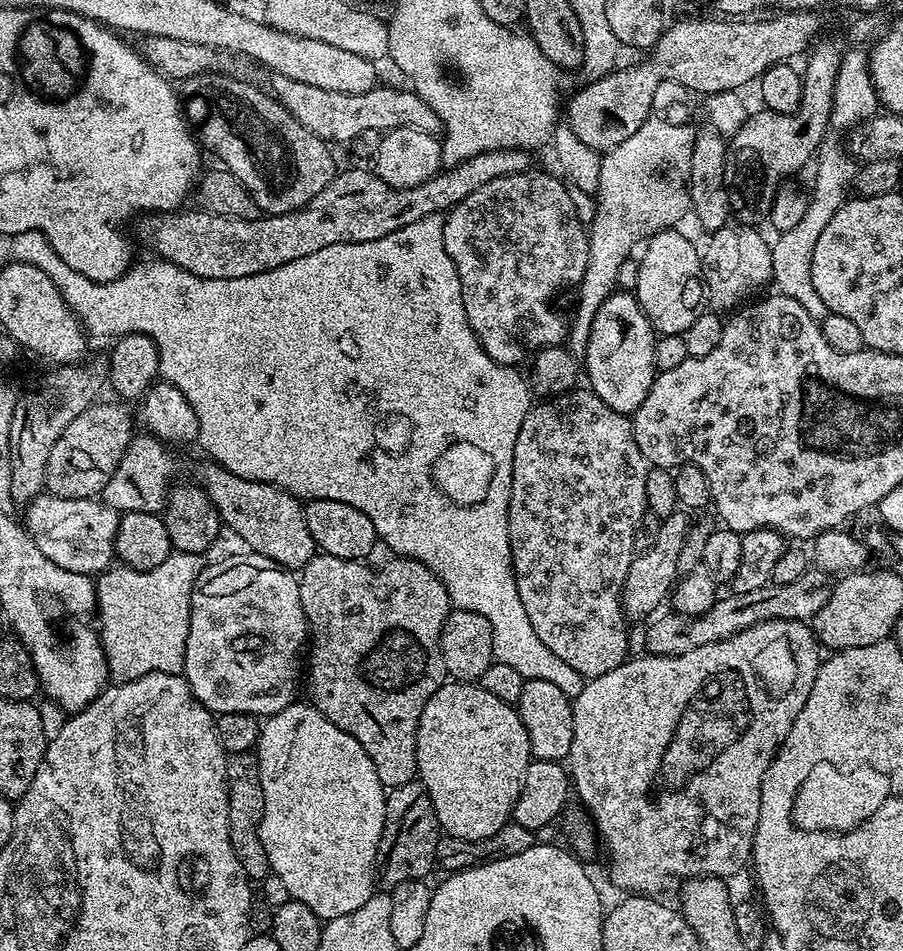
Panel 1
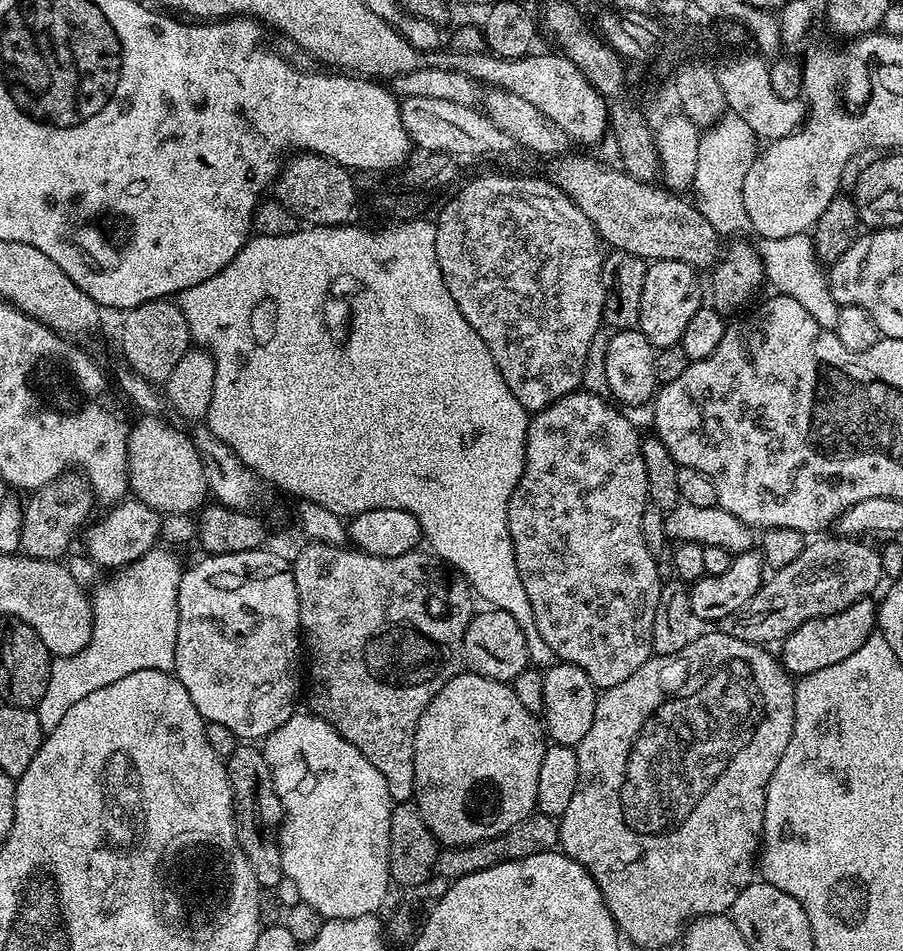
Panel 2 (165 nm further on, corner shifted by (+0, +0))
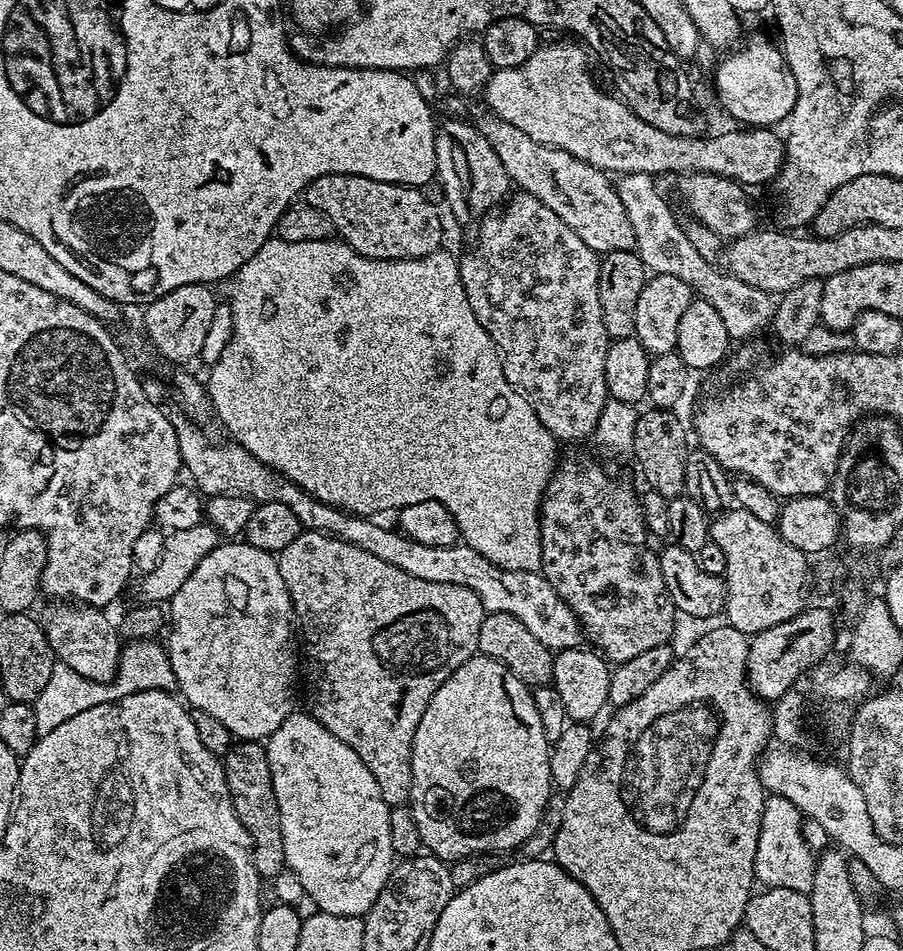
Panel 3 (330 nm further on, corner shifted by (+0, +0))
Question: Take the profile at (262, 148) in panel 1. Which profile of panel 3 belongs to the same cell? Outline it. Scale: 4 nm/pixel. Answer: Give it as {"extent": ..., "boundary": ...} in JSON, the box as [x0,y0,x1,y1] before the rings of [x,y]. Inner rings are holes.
{"extent":[302,174,444,260],"boundary":[[[326,174],[322,178],[314,178],[308,183],[307,188],[302,193],[303,203],[314,206],[314,210],[322,210],[326,218],[330,218],[335,235],[343,240],[358,253],[359,256],[365,256],[371,260],[409,260],[410,258],[422,258],[426,254],[437,251],[441,247],[440,239],[444,232],[440,229],[440,212],[424,197],[425,193],[418,188],[409,188],[407,184],[391,184],[390,182],[374,182],[374,178],[362,178],[354,174]]]}

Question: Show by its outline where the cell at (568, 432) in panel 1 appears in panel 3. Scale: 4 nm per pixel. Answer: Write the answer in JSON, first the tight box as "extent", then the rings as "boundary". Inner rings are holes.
{"extent":[540,456,678,665],"boundary":[[[584,456],[577,460],[561,459],[540,504],[540,537],[540,572],[546,582],[554,586],[562,602],[574,610],[585,637],[593,640],[591,643],[605,660],[613,665],[624,664],[642,654],[642,650],[654,650],[654,646],[662,646],[673,639],[678,613],[666,590],[666,582],[662,582],[659,555],[644,545],[650,540],[650,533],[644,526],[641,497],[638,492],[636,496],[626,481],[611,476],[596,460],[587,460]]]}

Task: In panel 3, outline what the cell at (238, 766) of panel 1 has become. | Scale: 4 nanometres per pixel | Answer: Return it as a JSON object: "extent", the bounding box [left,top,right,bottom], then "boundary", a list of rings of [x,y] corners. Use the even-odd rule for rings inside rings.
{"extent":[222,740,286,878],"boundary":[[[240,740],[222,758],[226,786],[242,826],[248,832],[252,865],[261,878],[273,878],[286,868],[284,863],[284,843],[278,802],[274,798],[274,782],[270,778],[268,749],[254,740]]]}

